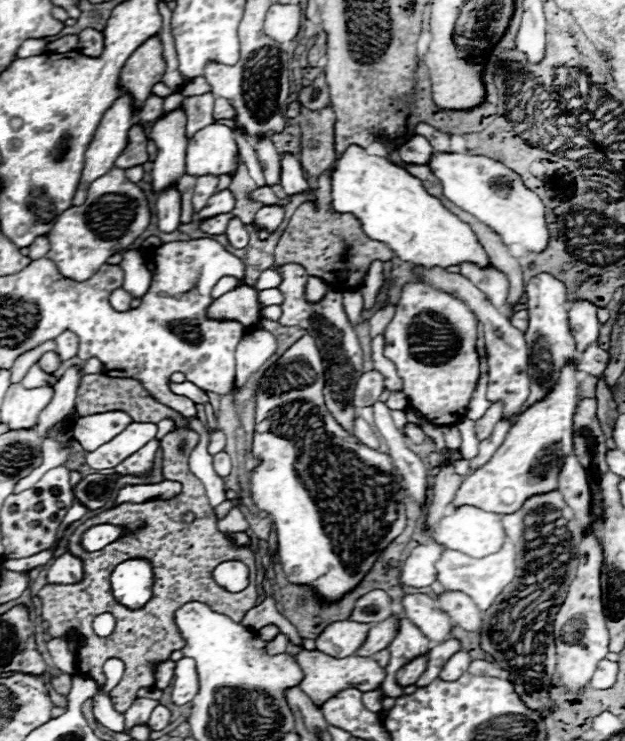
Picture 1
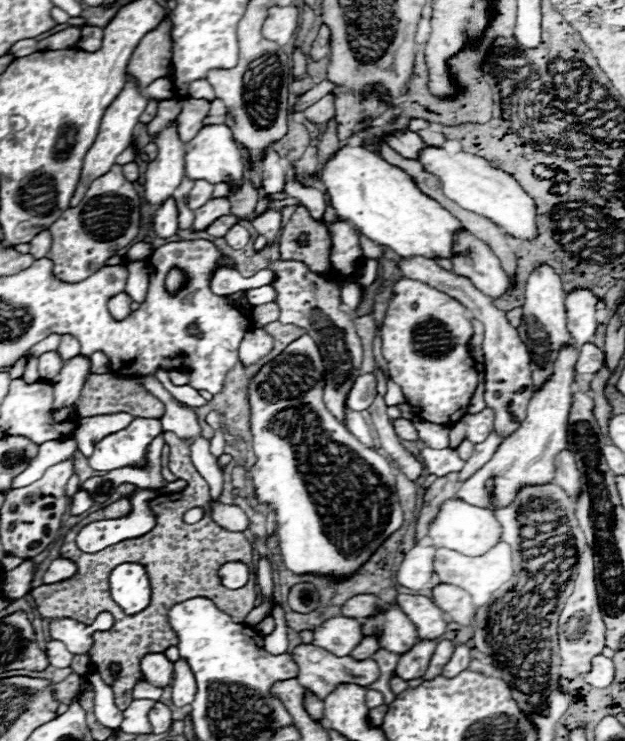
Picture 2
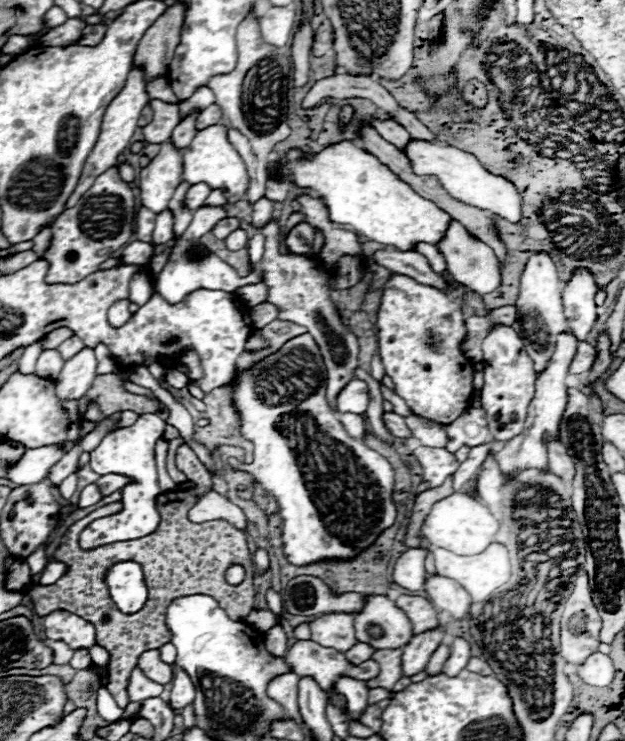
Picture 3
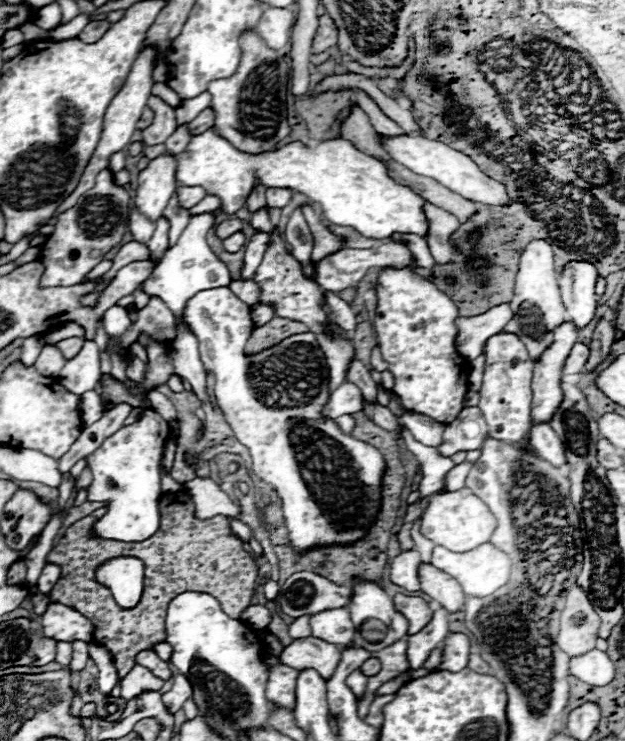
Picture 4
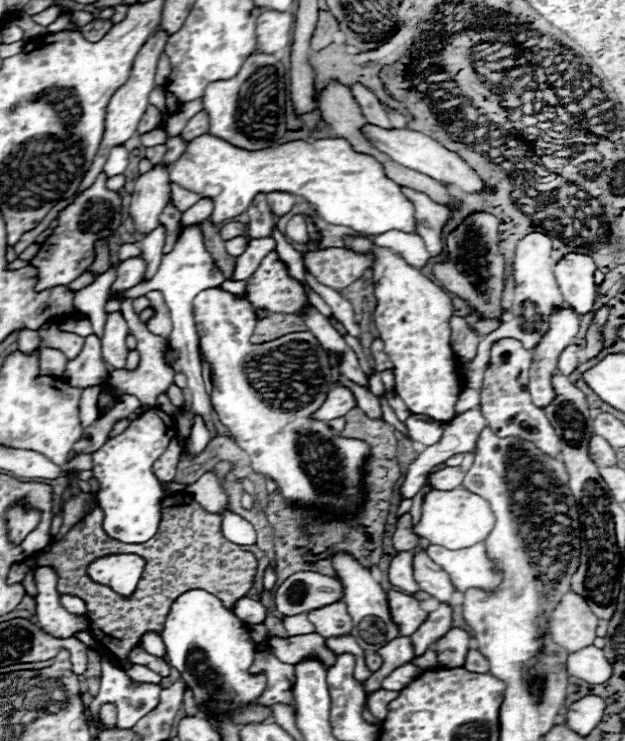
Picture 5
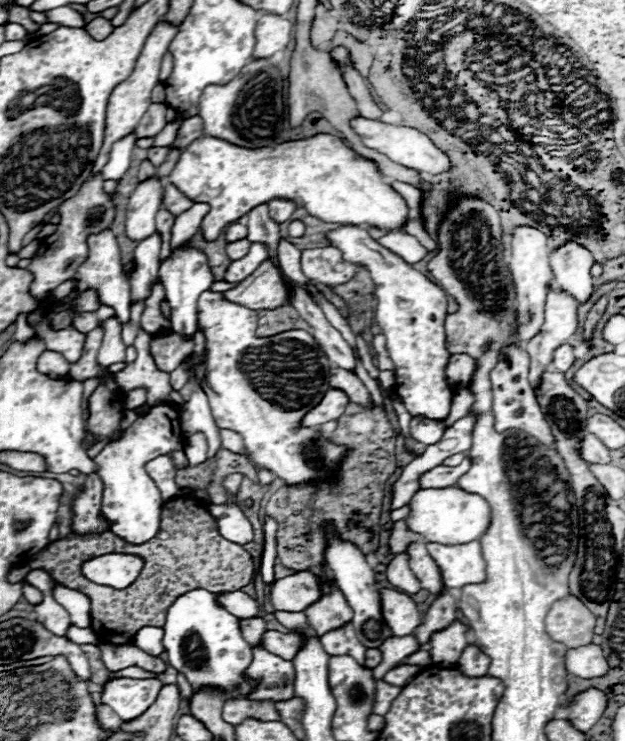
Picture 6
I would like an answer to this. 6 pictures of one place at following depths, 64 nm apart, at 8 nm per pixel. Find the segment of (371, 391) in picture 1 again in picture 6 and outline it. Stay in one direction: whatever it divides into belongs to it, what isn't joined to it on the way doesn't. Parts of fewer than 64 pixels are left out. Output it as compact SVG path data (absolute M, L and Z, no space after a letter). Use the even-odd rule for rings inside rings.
M340 390L326 392L326 396L320 400L320 404L314 406L314 410L310 410L302 418L302 426L320 426L324 422L338 420L342 416L342 412L346 410L348 402L350 402L348 396L344 396Z

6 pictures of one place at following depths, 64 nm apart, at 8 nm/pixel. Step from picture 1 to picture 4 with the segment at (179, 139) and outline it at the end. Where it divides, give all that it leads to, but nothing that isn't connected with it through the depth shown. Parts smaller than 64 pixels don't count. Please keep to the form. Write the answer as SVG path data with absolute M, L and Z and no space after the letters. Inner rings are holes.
M162 154L156 160L152 160L146 170L138 174L134 206L152 222L156 222L162 216L168 200L172 198L178 186L174 170L176 170L176 158Z

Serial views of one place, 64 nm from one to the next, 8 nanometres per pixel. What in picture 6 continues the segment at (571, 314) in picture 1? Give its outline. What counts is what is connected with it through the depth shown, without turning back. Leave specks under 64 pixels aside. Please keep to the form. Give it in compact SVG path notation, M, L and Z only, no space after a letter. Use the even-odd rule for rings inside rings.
M566 242L560 248L552 250L550 266L554 272L556 284L572 294L578 302L586 302L592 294L594 282L590 268L594 264L592 254L576 242Z

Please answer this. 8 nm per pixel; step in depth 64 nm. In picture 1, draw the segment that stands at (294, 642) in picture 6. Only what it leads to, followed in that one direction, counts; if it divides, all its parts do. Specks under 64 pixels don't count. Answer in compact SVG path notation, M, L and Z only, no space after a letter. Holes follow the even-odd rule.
M302 648L298 654L296 654L296 662L300 664L302 672L304 672L304 678L302 678L302 684L300 688L306 692L306 696L322 706L330 696L334 696L338 690L344 690L344 688L358 688L362 692L370 692L370 690L376 690L378 684L384 680L386 672L384 668L378 666L376 660L372 658L360 658L360 656L348 656L346 660L338 660L338 658L332 658L332 656L326 656L324 652L318 652L318 650L306 650Z

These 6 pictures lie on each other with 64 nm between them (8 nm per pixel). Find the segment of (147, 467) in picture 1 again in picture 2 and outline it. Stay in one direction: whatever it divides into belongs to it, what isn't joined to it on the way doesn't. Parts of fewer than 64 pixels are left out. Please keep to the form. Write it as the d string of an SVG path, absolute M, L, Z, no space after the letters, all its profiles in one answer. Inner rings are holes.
M158 436L154 438L152 446L148 446L148 468L144 470L134 470L134 468L124 468L124 482L136 484L136 486L148 486L148 488L162 488L168 482L162 478L162 448L164 448L164 438Z

